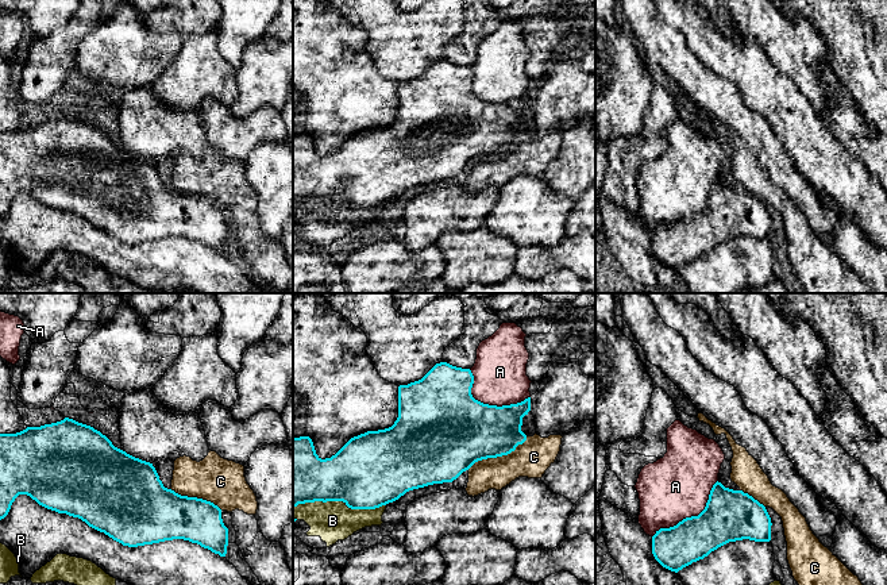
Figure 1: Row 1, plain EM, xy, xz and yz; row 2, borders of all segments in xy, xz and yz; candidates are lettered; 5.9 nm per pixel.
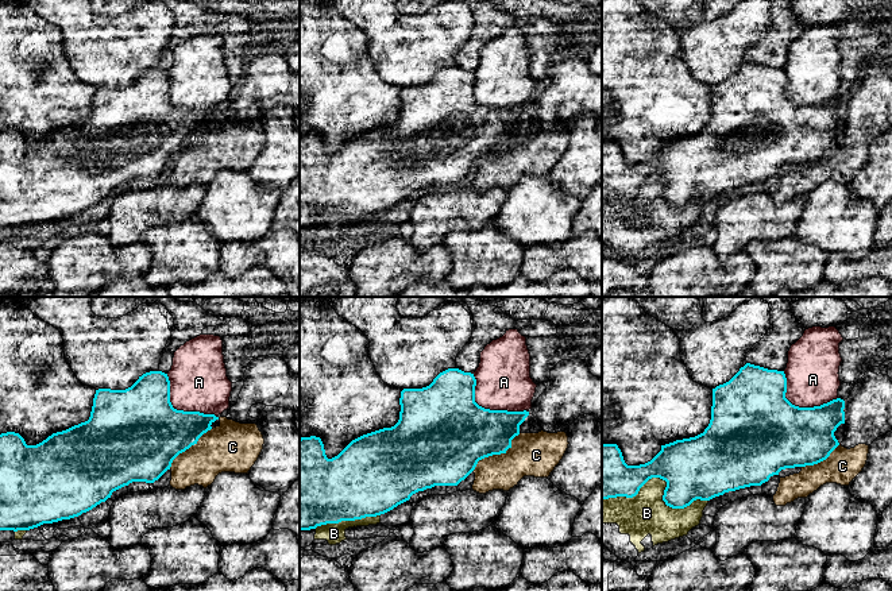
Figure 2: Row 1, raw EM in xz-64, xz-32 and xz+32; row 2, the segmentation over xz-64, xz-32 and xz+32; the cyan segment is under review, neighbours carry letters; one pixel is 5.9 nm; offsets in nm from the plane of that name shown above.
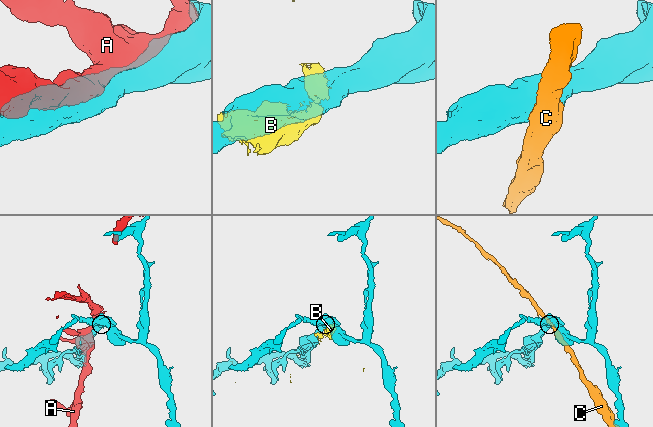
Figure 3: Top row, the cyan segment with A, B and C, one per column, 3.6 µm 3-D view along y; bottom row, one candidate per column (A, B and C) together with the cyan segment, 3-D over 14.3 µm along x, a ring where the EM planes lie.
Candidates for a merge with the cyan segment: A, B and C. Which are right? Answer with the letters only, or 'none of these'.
none of these

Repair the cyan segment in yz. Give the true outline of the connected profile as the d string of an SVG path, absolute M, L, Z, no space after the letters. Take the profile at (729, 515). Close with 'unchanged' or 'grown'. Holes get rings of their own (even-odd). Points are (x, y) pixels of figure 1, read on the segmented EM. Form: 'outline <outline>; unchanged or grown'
outline M717 481L698 516L656 531L652 536L652 554L663 567L678 573L729 542L770 542L771 526L763 504Z; unchanged

